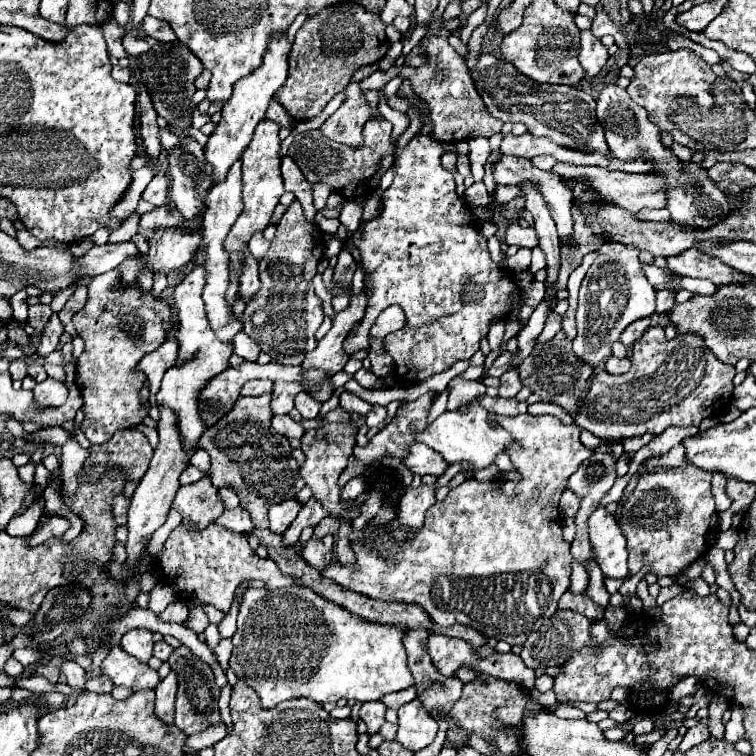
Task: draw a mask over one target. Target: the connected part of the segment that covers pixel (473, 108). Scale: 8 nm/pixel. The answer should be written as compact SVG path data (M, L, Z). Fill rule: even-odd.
M441 18L435 20L435 22L431 22L431 24L429 24L429 32L427 32L427 36L425 36L425 38L427 38L425 52L427 52L427 56L429 56L429 64L427 64L427 66L421 66L421 68L415 68L413 72L409 72L409 76L407 76L407 68L401 70L401 76L411 80L413 92L415 92L421 100L425 100L425 102L429 104L431 120L433 120L433 126L435 126L435 128L433 128L433 138L439 140L439 142L459 142L459 140L467 140L467 138L475 138L475 136L487 136L487 138L489 138L489 136L501 132L501 126L503 126L501 120L495 120L495 118L487 112L487 108L485 108L485 104L483 104L479 92L477 92L475 86L473 86L473 80L471 80L471 76L469 76L465 58L459 56L459 54L447 44L447 40L445 40L457 26L459 26L459 20L457 20L457 18L451 20L451 22L443 22Z

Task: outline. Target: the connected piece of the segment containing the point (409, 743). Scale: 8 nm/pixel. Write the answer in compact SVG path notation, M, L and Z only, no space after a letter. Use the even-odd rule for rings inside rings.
M411 700L409 704L399 708L399 730L395 740L411 750L423 750L427 748L437 736L437 722L423 710L419 700Z

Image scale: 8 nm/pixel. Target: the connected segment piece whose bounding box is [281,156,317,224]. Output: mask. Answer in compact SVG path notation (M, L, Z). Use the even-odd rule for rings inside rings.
M283 156L281 162L281 174L283 174L283 182L285 182L285 190L293 192L295 198L301 202L305 218L309 224L315 224L315 216L317 210L313 206L313 190L311 190L311 182L303 176L303 172L299 170L299 166L289 158Z

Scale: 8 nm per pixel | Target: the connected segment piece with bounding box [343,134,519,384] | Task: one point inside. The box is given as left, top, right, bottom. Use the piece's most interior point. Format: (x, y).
(422, 253)

